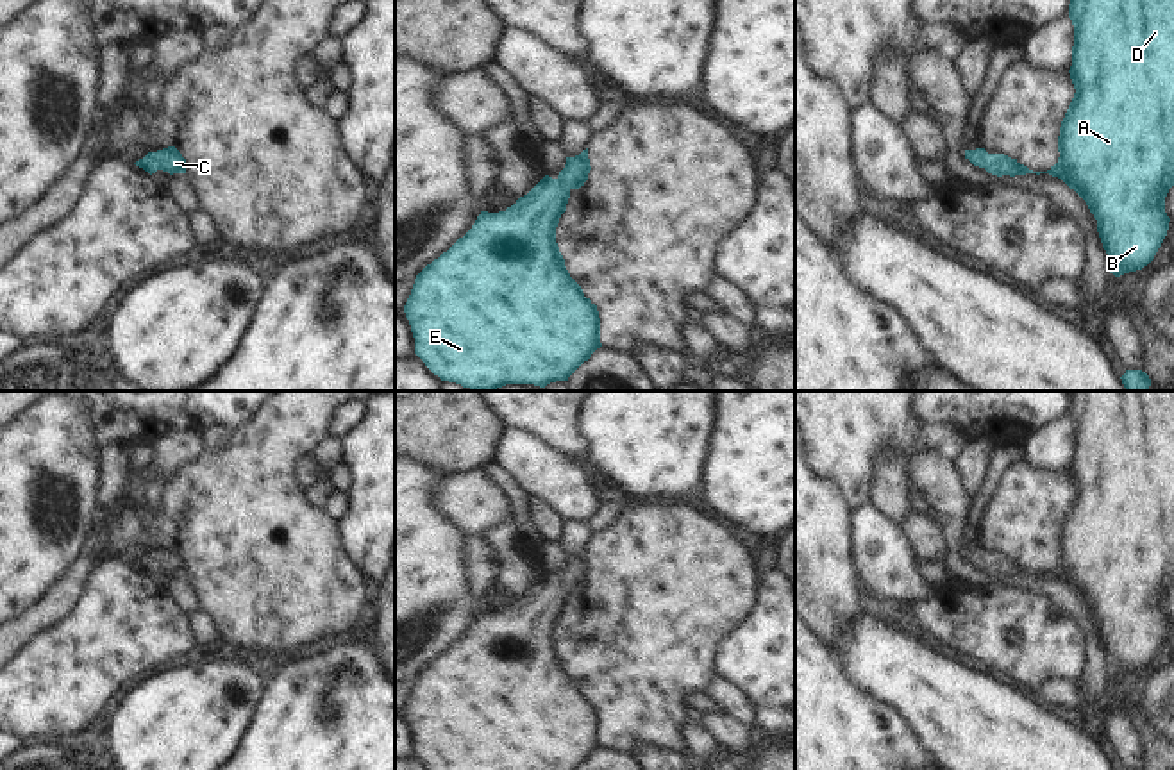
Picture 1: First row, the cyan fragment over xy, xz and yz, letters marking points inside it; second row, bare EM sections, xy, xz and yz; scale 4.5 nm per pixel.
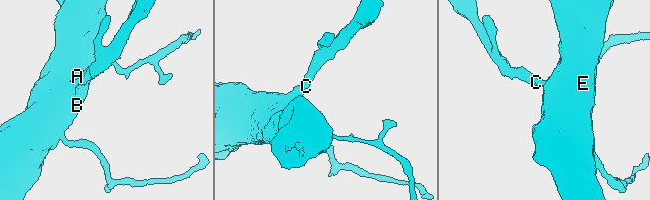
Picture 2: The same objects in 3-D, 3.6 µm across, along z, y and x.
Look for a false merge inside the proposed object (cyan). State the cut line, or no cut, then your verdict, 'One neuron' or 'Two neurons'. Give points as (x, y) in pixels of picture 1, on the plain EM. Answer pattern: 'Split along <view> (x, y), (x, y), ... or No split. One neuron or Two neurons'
No split. One neuron

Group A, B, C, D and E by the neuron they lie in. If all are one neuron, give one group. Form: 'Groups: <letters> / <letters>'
Groups: A B C D E

